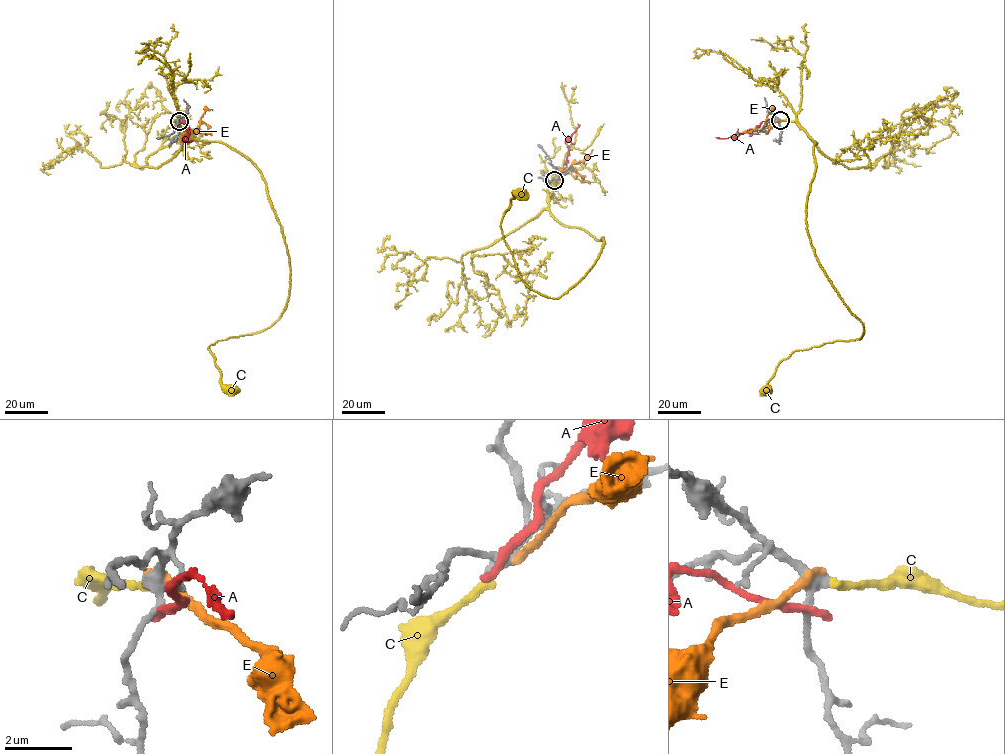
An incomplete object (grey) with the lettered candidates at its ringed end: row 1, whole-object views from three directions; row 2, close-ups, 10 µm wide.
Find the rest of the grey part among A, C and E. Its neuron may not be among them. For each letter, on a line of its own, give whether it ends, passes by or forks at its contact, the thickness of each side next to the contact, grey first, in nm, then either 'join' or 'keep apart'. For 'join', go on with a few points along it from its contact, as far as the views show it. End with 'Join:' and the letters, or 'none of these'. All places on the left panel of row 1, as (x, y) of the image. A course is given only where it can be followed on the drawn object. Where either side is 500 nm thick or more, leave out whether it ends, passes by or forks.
A: it ends; calibres 200 and 320 nm; keep apart
C: it ends; calibres 320 and 240 nm; join; course (179, 121), (193, 137), (224, 143), (260, 172), (285, 244), (290, 285), (279, 317), (207, 348), (231, 389)
E: it ends; calibres 340 and 320 nm; keep apart
Join: C

